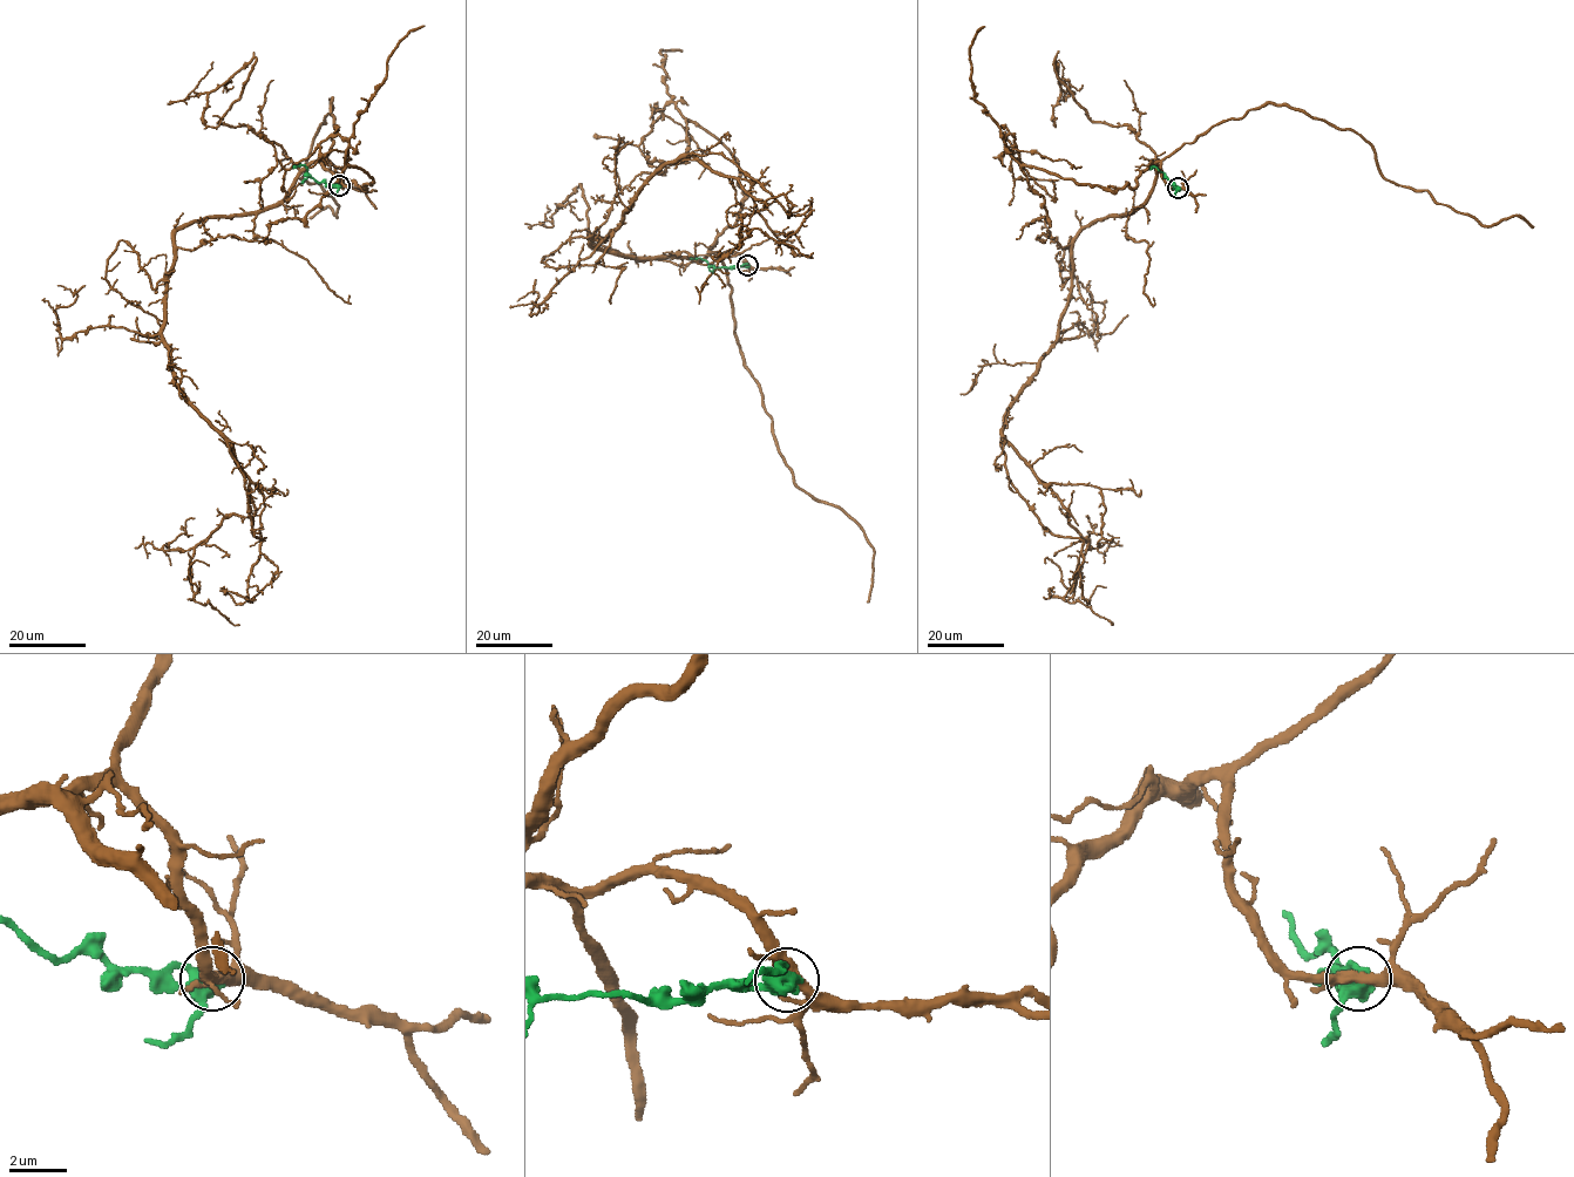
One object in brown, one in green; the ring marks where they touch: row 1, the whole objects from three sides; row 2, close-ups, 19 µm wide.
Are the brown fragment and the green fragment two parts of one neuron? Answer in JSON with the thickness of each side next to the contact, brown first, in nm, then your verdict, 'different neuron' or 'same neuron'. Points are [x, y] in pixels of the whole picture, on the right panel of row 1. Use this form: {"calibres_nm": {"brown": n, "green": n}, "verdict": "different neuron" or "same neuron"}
{"calibres_nm": {"brown": 320, "green": 500}, "verdict": "different neuron"}

